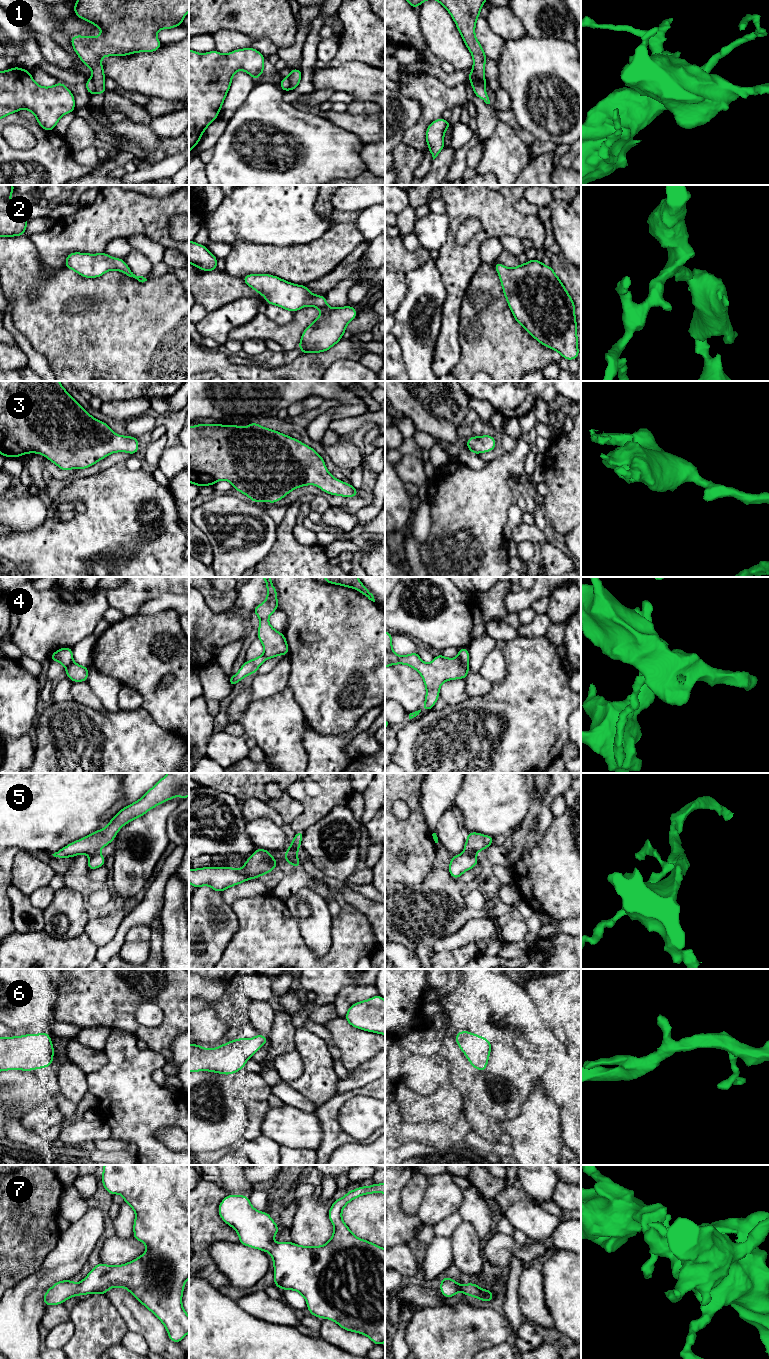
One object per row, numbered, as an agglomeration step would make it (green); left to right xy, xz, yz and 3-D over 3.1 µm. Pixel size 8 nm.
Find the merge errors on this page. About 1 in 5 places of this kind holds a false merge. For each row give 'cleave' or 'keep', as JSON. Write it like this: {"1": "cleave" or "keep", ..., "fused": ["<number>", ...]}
{"1": "cleave", "2": "keep", "3": "keep", "4": "cleave", "5": "cleave", "6": "keep", "7": "keep", "fused": ["1", "4", "5"]}

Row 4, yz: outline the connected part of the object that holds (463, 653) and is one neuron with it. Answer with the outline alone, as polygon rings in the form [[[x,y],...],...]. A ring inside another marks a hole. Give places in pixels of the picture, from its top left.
[[[467,647],[458,649],[459,657],[462,663],[468,667],[469,666],[469,651]]]

